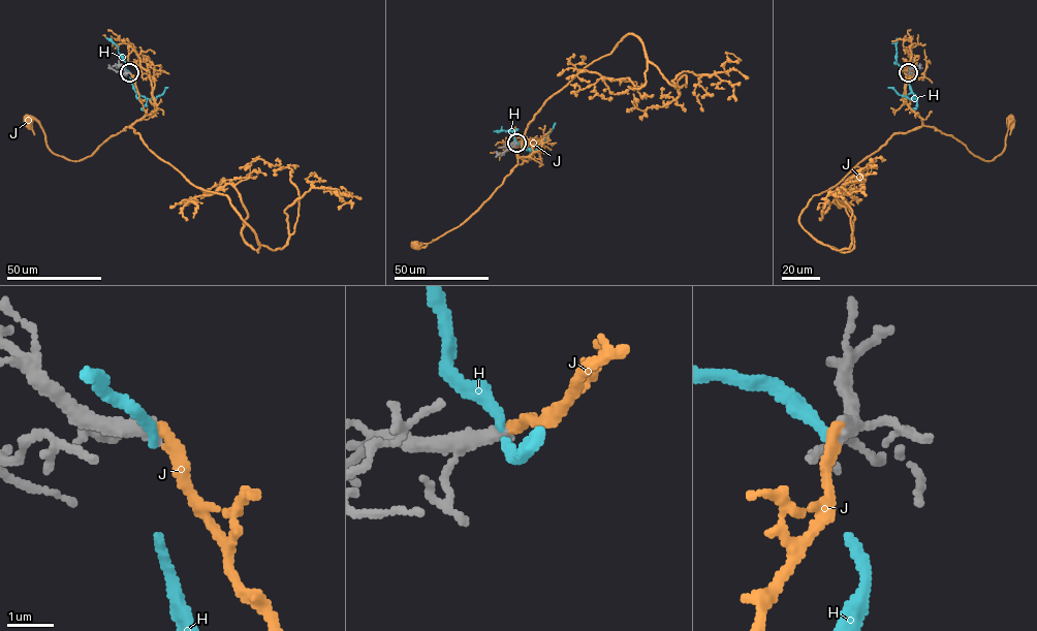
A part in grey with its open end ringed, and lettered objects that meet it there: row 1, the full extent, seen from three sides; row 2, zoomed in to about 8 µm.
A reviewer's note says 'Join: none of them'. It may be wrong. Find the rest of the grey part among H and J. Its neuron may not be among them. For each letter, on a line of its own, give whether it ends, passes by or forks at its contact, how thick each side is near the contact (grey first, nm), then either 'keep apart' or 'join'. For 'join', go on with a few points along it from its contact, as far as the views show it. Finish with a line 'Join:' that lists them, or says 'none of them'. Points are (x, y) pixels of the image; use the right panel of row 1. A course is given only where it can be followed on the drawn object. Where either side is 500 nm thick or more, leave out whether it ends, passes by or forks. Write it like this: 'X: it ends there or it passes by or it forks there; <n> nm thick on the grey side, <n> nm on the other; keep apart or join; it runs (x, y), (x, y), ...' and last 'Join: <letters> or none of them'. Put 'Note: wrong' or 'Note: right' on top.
Note: wrong
H: it ends there; 420 nm thick on the grey side, 240 nm on the other; keep apart
J: it ends there; 400 nm thick on the grey side, 280 nm on the other; join; it runs (909, 72), (904, 101), (923, 125), (951, 135), (976, 156), (992, 160), (1001, 154), (1011, 120)
Join: J

